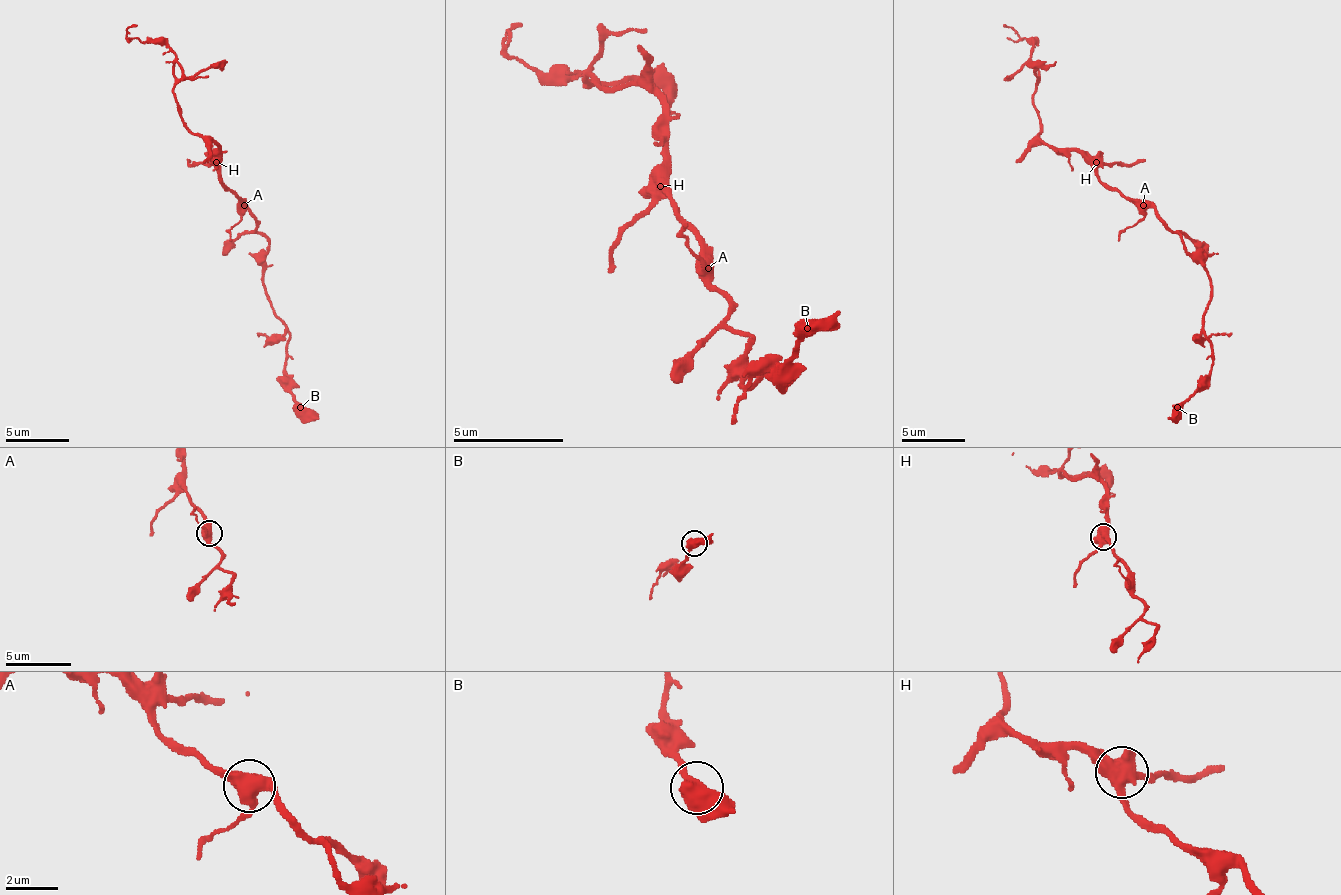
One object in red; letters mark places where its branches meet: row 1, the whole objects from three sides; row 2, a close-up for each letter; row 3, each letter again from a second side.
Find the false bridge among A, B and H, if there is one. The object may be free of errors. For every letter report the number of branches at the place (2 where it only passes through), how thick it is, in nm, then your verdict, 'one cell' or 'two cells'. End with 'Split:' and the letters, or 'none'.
A: 3 branches meet; 480 nm thick; one cell
B: 2 branches meet; 550 nm thick; one cell
H: 3 branches meet; 550 nm thick; one cell
Split: none

